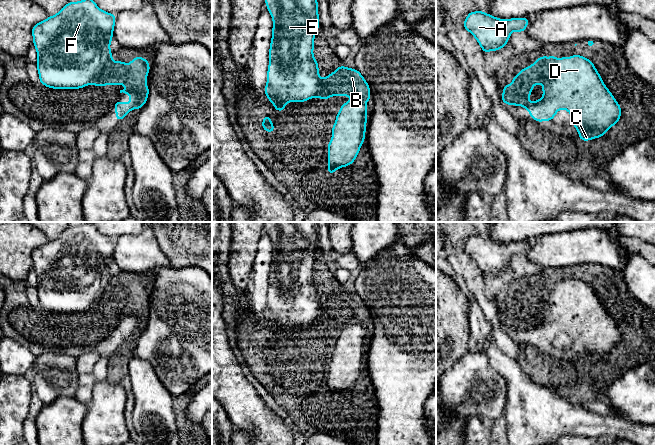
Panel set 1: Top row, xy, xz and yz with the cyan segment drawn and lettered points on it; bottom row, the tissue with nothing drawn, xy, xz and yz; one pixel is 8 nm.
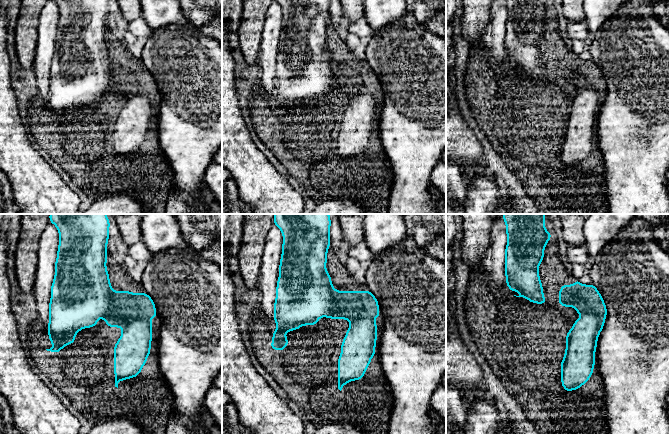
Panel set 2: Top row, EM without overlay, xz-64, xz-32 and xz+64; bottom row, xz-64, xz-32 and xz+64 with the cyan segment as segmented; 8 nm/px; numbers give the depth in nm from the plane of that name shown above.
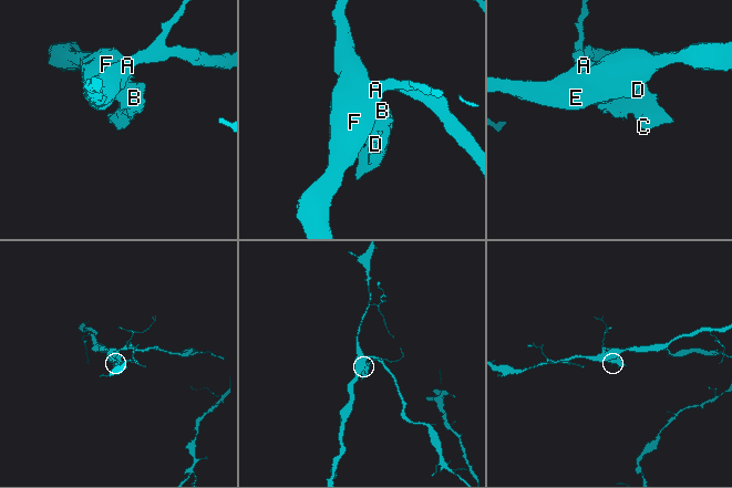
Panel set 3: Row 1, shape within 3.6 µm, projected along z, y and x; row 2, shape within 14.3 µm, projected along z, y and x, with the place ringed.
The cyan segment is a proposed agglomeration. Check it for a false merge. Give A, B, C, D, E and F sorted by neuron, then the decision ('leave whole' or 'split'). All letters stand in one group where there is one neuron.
A B C D E F | leave whole

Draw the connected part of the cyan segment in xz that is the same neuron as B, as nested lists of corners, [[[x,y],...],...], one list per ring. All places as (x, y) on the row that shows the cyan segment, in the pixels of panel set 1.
[[[265,0],[268,12],[273,19],[272,39],[269,49],[270,62],[267,71],[267,83],[264,94],[274,105],[275,111],[284,111],[287,102],[305,102],[313,97],[329,99],[331,96],[348,96],[352,99],[340,106],[340,112],[336,114],[336,122],[332,126],[332,140],[328,142],[328,174],[332,175],[341,167],[352,164],[365,141],[367,122],[366,102],[370,101],[370,88],[364,77],[356,69],[338,66],[334,73],[329,73],[325,78],[319,77],[317,60],[314,58],[314,38],[320,27],[317,0]]]

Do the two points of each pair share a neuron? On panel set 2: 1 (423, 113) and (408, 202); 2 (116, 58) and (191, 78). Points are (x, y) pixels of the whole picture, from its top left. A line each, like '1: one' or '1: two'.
1: one
2: two

